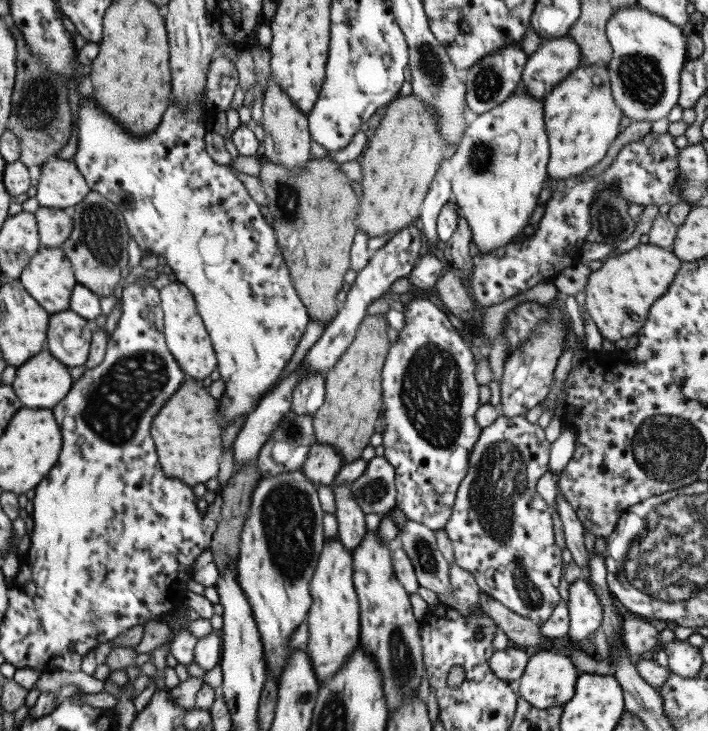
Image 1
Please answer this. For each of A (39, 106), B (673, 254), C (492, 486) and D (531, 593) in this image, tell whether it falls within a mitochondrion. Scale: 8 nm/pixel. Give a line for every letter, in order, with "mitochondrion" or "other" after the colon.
A: mitochondrion
B: other
C: mitochondrion
D: mitochondrion

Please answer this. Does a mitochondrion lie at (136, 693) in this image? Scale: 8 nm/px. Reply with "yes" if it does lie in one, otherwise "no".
no

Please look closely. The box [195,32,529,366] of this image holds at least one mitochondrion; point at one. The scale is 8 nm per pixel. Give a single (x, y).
(430, 64)

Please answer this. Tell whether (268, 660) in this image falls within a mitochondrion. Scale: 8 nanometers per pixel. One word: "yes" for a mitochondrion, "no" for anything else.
no

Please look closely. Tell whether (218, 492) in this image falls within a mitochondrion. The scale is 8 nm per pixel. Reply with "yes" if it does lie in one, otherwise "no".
no

